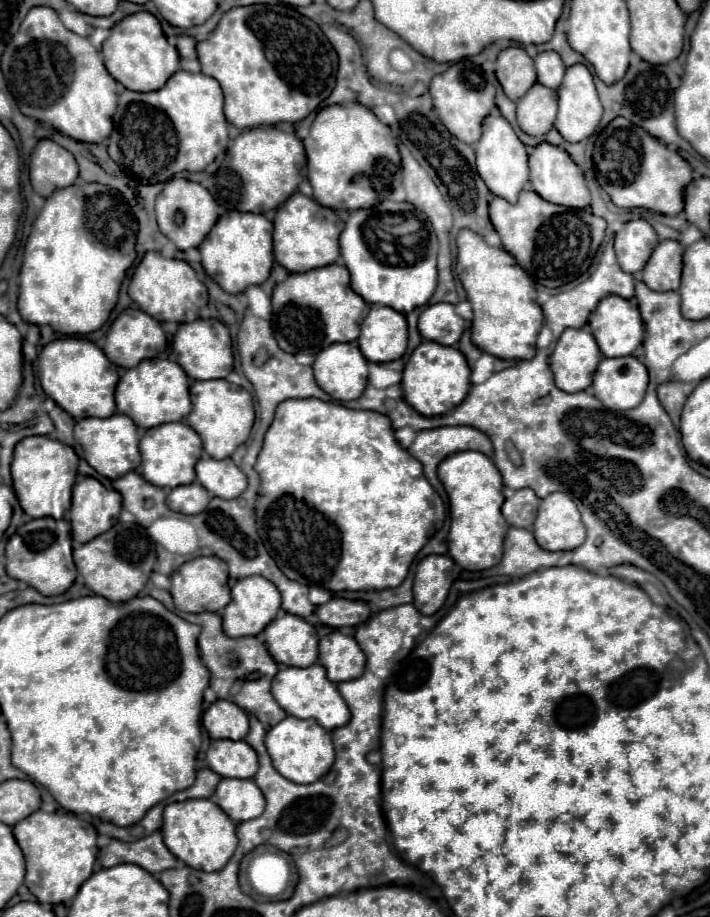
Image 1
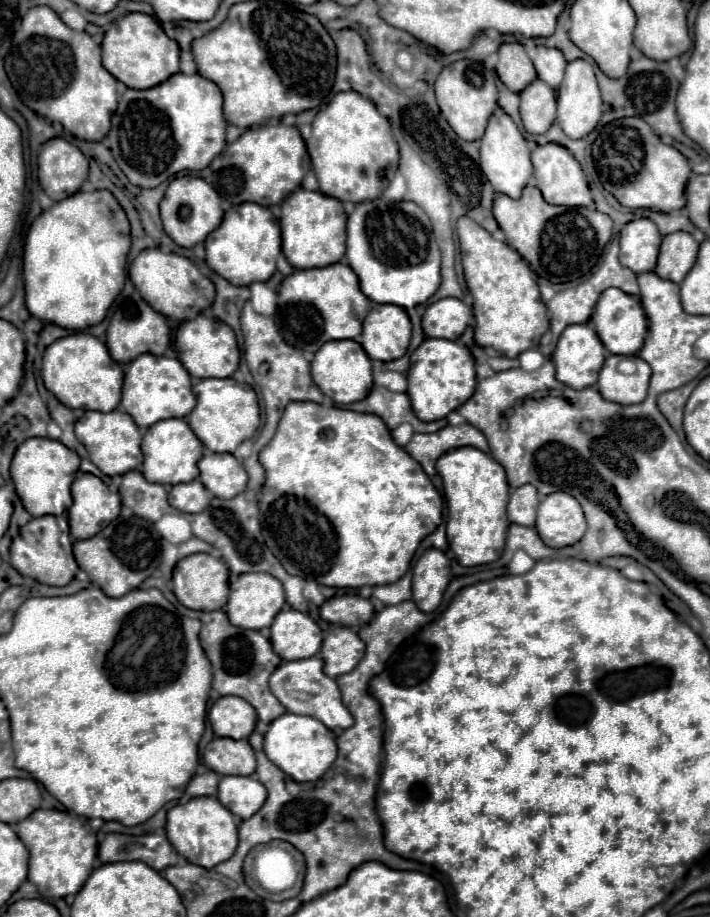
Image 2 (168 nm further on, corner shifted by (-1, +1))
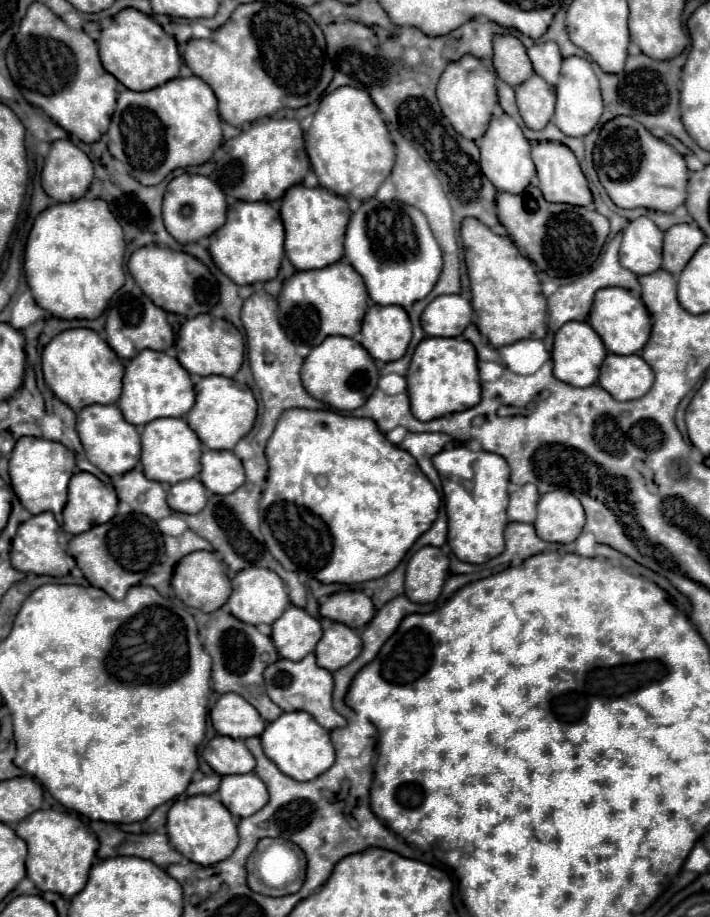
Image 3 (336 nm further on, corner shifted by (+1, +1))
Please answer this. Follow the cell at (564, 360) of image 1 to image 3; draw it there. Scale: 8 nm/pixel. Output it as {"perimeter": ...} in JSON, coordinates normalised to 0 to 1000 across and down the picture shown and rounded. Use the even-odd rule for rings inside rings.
{"perimeter":[[[800,350],[783,361],[780,381],[777,381],[777,396],[780,396],[780,411],[806,420],[806,422],[828,422],[842,415],[845,398],[854,389],[851,374],[845,365],[825,352],[825,350]]]}

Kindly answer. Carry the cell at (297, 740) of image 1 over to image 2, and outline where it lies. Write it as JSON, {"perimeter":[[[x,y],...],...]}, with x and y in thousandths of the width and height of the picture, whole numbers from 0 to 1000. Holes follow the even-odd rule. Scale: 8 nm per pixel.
{"perimeter":[[[400,778],[397,782],[380,788],[377,799],[372,802],[372,821],[406,847],[428,854],[428,852],[445,852],[462,841],[462,836],[473,828],[473,808],[470,799],[459,795],[459,791],[454,791],[448,784],[434,780]]]}

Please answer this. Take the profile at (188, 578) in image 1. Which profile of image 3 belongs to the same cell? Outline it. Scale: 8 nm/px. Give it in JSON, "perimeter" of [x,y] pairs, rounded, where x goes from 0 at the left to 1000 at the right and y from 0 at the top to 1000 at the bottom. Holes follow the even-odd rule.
{"perimeter":[[[276,601],[276,603],[268,603],[265,607],[259,607],[248,616],[248,623],[245,623],[245,629],[242,629],[242,640],[245,640],[248,651],[259,660],[282,664],[287,668],[299,668],[304,664],[310,664],[327,647],[324,631],[318,627],[318,618],[310,612],[310,607],[299,601]]]}

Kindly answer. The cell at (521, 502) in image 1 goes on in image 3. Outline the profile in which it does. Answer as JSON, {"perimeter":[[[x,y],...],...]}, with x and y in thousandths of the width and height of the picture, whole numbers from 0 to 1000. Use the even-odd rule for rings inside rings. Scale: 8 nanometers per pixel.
{"perimeter":[[[735,529],[730,535],[724,535],[718,540],[715,566],[732,568],[732,570],[752,570],[758,544],[761,544],[761,540],[758,540],[755,529]]]}

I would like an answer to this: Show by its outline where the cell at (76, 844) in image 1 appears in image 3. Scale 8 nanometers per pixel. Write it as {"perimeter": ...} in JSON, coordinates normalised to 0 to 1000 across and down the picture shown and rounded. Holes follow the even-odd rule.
{"perimeter":[[[56,882],[39,889],[34,895],[28,895],[23,900],[23,908],[37,917],[38,955],[51,963],[51,967],[59,974],[73,972],[90,978],[104,978],[113,969],[118,969],[124,950],[135,936],[138,915],[107,889],[85,887],[76,882],[68,882],[68,884]]]}

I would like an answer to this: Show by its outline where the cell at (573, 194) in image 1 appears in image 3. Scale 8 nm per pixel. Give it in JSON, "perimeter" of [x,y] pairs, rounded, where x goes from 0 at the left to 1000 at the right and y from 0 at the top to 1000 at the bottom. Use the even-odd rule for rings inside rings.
{"perimeter":[[[763,154],[749,158],[749,176],[755,180],[758,186],[758,195],[761,195],[761,208],[766,210],[769,219],[777,221],[800,221],[800,224],[831,224],[834,221],[834,210],[828,206],[828,197],[814,180],[814,173],[808,171],[808,167],[792,158],[792,156],[775,156],[775,154]]]}

